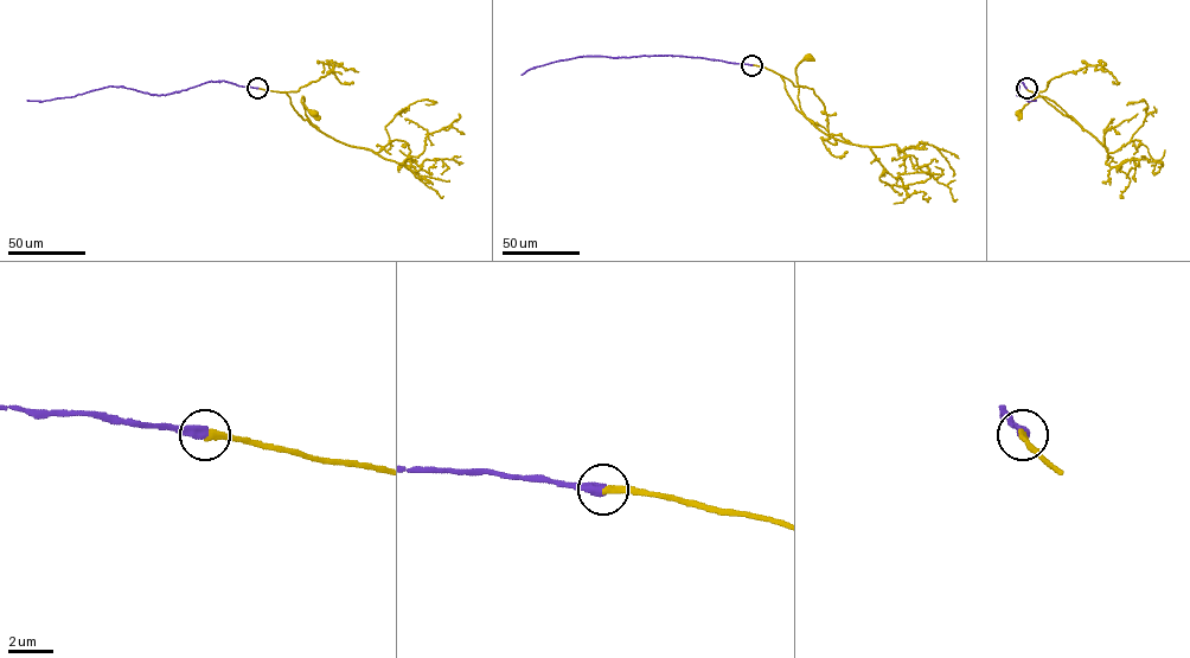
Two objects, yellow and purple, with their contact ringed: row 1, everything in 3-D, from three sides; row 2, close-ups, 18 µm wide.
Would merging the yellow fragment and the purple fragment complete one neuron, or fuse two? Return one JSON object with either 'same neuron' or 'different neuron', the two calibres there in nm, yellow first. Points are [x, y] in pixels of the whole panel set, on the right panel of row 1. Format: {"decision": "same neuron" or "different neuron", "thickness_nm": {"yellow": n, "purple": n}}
{"decision": "same neuron", "thickness_nm": {"yellow": 320, "purple": 480}}

